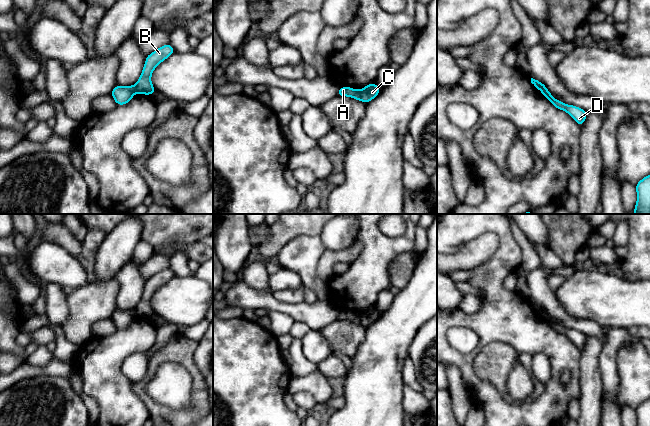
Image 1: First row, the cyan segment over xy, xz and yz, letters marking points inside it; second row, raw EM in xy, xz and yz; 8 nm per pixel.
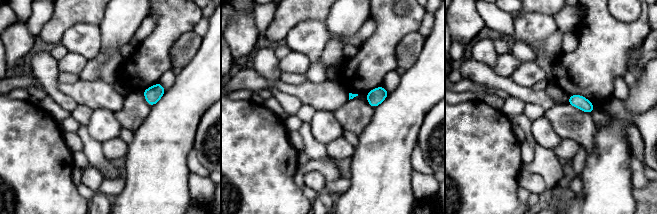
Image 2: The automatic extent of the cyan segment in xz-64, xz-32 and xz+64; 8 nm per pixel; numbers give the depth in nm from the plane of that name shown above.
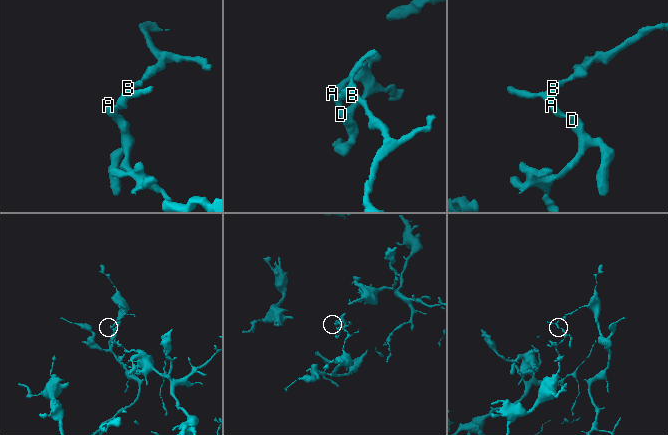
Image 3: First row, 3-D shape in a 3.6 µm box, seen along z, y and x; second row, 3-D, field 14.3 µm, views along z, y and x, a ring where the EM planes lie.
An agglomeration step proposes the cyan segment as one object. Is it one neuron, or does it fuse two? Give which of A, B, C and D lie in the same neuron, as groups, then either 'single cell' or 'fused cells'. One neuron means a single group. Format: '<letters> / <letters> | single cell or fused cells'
A D / B C | fused cells

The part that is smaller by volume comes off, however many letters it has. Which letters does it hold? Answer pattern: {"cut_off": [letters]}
{"cut_off": ["A", "D"]}

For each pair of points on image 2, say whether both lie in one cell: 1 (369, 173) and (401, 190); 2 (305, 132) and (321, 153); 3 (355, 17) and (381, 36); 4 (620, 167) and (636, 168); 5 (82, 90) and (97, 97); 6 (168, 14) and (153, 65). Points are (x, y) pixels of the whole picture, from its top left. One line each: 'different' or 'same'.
1: same
2: same
3: different
4: different
5: same
6: same

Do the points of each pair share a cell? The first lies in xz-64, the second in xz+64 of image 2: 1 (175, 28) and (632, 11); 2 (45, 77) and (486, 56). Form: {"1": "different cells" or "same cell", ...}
{"1": "different cells", "2": "same cell"}

